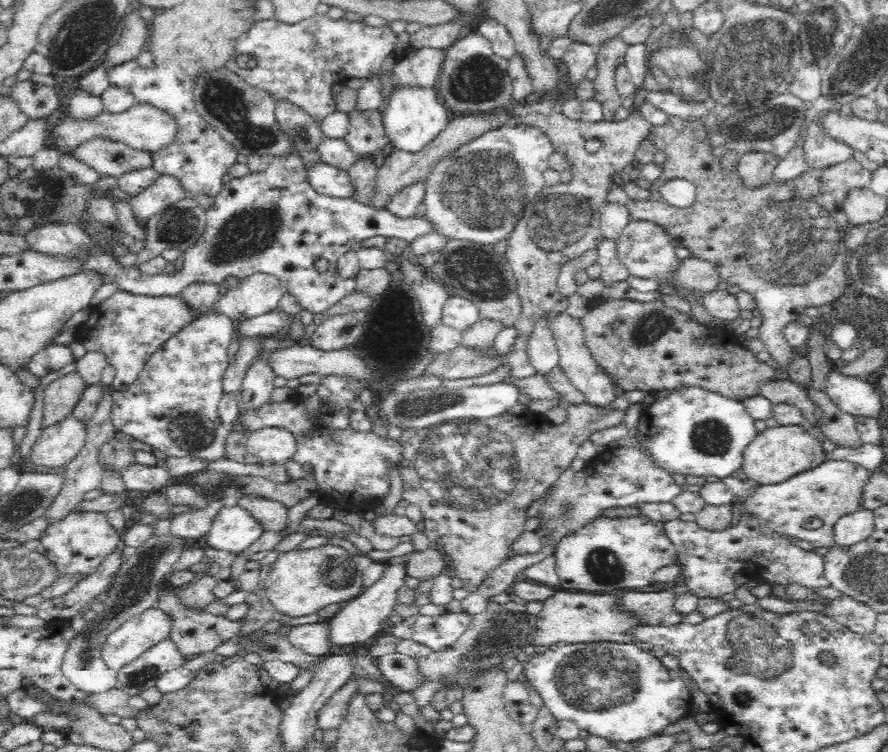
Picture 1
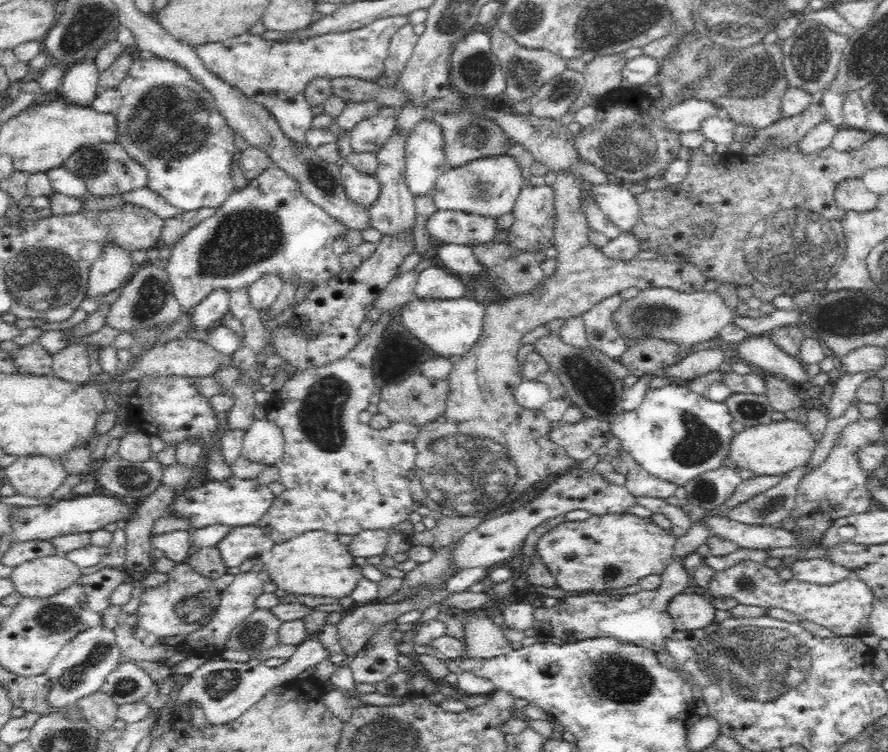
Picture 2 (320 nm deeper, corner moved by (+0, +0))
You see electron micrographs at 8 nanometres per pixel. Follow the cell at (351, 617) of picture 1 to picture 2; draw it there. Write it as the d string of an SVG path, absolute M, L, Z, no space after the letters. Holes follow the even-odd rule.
M316 635L314 638L310 638L308 642L304 642L302 646L296 646L293 656L279 668L267 668L263 663L258 664L258 666L250 666L248 663L223 659L208 660L187 676L188 682L182 688L173 710L176 711L187 701L194 701L204 709L208 726L211 728L226 726L226 724L238 720L274 688L281 687L282 684L288 682L298 681L309 667L315 668L322 660L328 659L329 654L321 646L318 638L319 636Z

